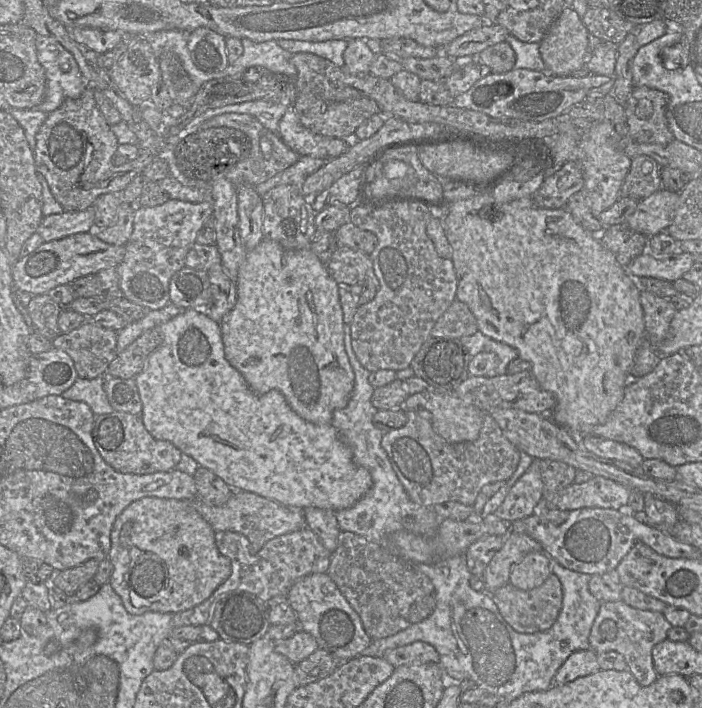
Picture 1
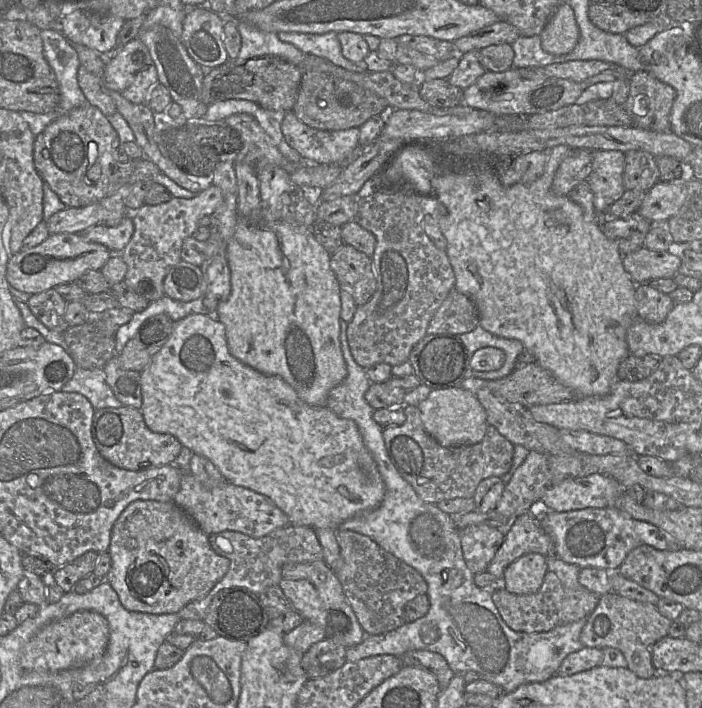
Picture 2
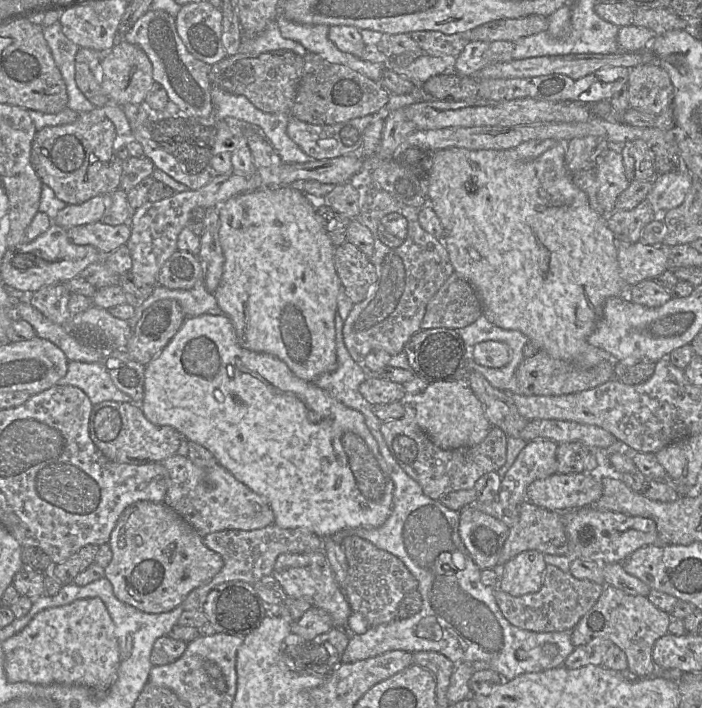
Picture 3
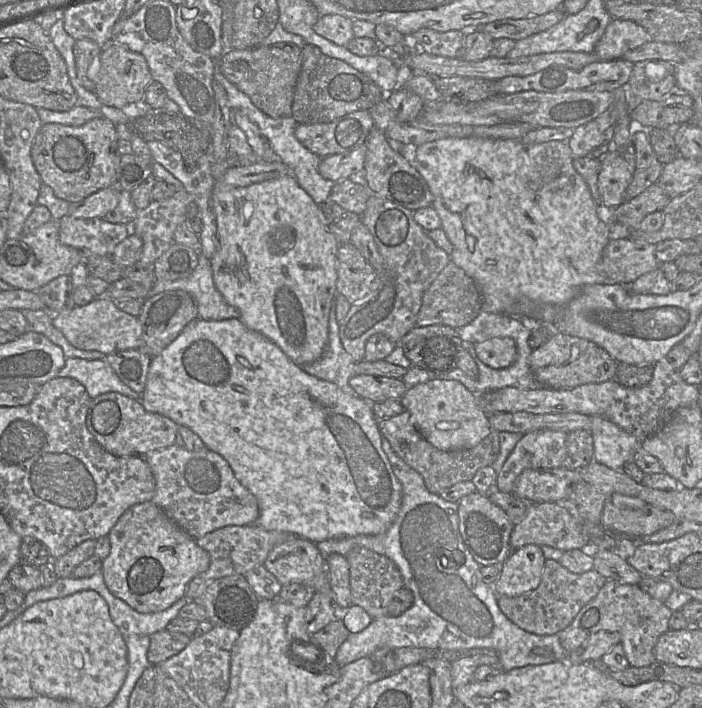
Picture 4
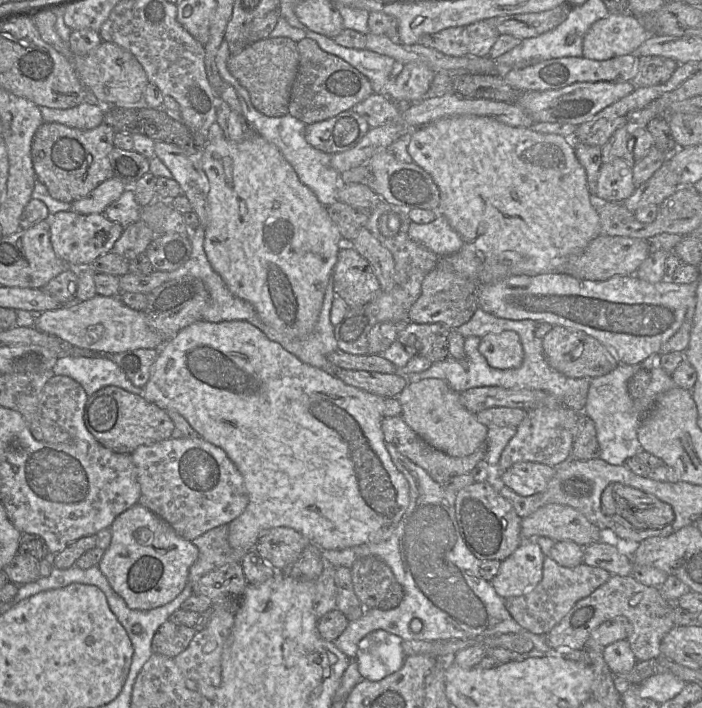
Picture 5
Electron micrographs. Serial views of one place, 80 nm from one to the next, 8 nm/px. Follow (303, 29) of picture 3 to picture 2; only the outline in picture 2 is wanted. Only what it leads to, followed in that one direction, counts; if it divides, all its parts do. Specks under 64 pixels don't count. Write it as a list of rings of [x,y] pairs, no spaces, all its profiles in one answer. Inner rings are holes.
[[[278,32],[277,35],[281,41],[296,46],[304,54],[323,57],[348,71],[367,71],[367,66],[364,62],[356,64],[343,56],[341,45],[335,32],[325,34]]]

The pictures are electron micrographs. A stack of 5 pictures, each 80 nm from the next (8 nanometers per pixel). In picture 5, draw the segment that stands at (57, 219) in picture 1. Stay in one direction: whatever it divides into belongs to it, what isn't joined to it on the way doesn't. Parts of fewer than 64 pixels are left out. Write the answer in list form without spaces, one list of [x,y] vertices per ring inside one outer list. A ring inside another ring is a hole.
[[[113,176],[85,197],[72,202],[71,211],[82,215],[103,214],[105,209],[118,200],[126,189],[126,185]]]

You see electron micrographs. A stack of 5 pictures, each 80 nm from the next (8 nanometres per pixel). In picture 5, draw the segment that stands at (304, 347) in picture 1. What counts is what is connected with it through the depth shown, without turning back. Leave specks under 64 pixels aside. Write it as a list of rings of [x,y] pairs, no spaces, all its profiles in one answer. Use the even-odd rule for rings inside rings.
[[[217,122],[213,123],[203,154],[203,169],[209,181],[208,222],[204,231],[204,249],[212,268],[221,276],[233,295],[253,305],[263,323],[290,337],[308,336],[317,324],[325,291],[337,263],[339,250],[343,245],[341,235],[330,219],[326,207],[319,202],[312,190],[300,181],[297,173],[279,149],[259,134],[248,136],[241,142],[233,142],[224,136]]]

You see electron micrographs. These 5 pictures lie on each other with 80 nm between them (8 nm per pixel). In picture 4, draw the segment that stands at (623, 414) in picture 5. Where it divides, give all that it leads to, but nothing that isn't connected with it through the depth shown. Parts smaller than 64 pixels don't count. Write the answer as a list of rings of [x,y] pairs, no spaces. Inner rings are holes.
[[[603,416],[590,418],[593,460],[613,470],[622,470],[624,464],[631,461],[634,453],[641,448],[641,441]]]

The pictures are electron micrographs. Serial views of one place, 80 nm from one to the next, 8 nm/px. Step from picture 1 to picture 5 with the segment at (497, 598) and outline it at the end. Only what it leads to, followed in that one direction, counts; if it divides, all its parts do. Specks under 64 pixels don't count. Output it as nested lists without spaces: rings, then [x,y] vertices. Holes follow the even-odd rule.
[[[545,556],[541,581],[526,593],[505,599],[505,607],[521,627],[537,635],[546,635],[580,599],[592,594],[610,577],[608,571],[598,567],[584,563],[572,568],[564,567]]]

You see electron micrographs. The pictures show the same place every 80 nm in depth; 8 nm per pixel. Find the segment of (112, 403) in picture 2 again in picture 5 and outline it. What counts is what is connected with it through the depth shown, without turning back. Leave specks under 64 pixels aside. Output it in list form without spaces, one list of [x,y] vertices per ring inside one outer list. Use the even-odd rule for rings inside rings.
[[[64,355],[58,357],[52,371],[54,375],[74,379],[88,396],[110,385],[144,396],[144,389],[133,385],[118,365],[108,358]]]

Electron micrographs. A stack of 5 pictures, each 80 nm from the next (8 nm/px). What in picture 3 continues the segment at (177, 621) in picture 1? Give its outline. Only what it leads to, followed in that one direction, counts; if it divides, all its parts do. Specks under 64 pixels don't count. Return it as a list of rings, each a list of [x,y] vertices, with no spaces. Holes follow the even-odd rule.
[[[272,524],[256,530],[226,529],[209,533],[203,542],[210,550],[223,559],[222,569],[205,585],[192,590],[182,602],[183,610],[199,610],[203,608],[209,592],[216,586],[230,581],[244,581],[251,585],[271,575],[279,555],[284,553],[307,554],[322,550],[321,537],[306,529],[284,529]]]

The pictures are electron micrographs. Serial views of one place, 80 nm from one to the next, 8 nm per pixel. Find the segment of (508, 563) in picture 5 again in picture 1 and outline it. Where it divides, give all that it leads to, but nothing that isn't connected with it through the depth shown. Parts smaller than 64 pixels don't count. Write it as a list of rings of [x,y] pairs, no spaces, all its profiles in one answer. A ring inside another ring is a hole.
[[[544,551],[527,554],[512,567],[509,584],[524,591],[540,587],[551,574],[551,562]]]

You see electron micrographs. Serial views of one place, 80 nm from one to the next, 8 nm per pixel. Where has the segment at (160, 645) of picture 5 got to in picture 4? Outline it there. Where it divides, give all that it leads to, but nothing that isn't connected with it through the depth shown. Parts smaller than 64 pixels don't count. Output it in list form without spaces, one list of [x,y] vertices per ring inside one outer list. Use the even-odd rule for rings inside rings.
[[[167,629],[154,633],[150,638],[148,660],[151,665],[159,665],[172,656],[180,653],[191,641],[189,637],[181,633],[173,633]]]

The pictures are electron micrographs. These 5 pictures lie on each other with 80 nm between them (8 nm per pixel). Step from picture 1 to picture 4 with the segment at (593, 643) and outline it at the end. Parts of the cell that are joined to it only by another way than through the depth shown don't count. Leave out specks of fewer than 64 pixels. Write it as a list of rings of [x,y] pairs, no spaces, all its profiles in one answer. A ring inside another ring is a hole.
[[[607,580],[598,594],[579,611],[572,623],[557,635],[564,650],[570,653],[598,631],[618,632],[629,666],[646,667],[656,661],[654,647],[658,638],[670,630],[671,616],[672,611],[664,602],[648,595],[639,585]]]

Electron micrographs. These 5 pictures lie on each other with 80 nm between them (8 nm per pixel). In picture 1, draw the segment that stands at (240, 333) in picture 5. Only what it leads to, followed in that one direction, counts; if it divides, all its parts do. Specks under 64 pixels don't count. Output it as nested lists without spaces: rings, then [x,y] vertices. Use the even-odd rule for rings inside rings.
[[[188,309],[168,322],[160,324],[159,329],[163,336],[162,344],[150,354],[143,370],[135,377],[142,402],[142,422],[146,430],[155,439],[171,442],[182,453],[192,457],[199,466],[212,471],[234,490],[256,493],[285,506],[300,510],[315,507],[337,512],[353,506],[371,489],[373,481],[369,471],[354,462],[351,448],[343,441],[331,423],[314,424],[302,419],[290,408],[284,396],[277,390],[258,395],[249,388],[243,376],[225,358],[219,323],[207,316],[203,311]]]

